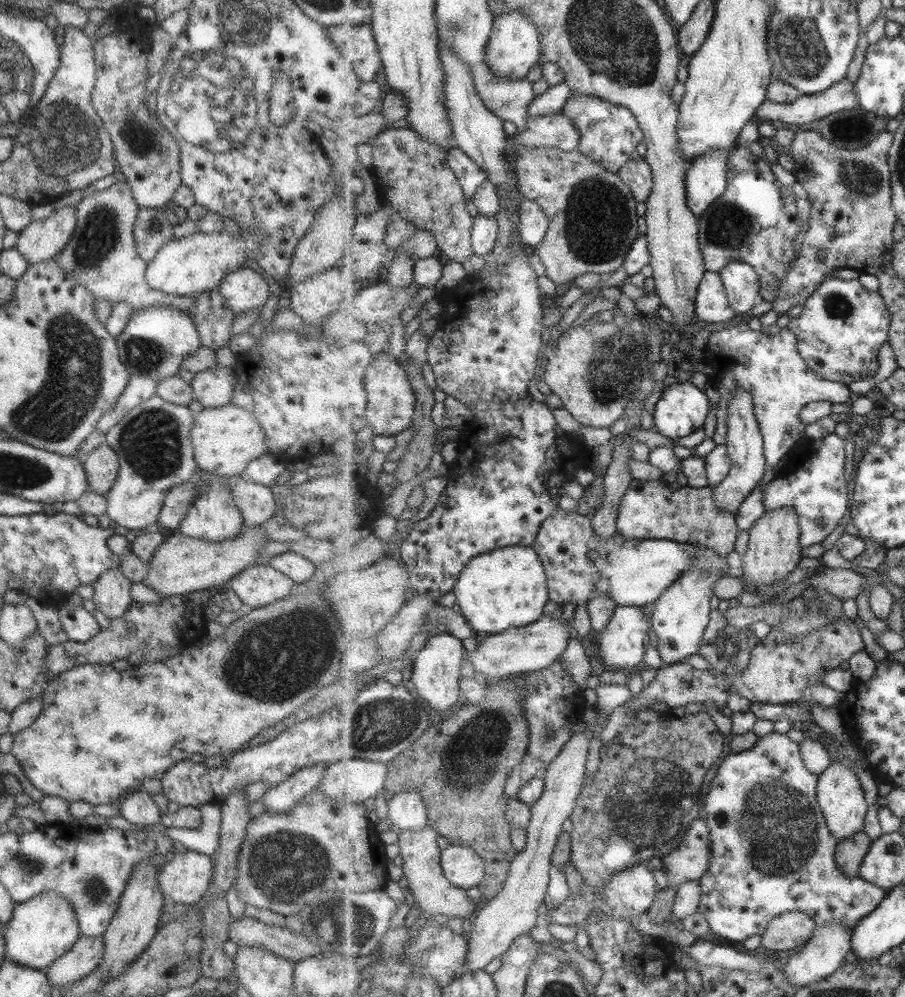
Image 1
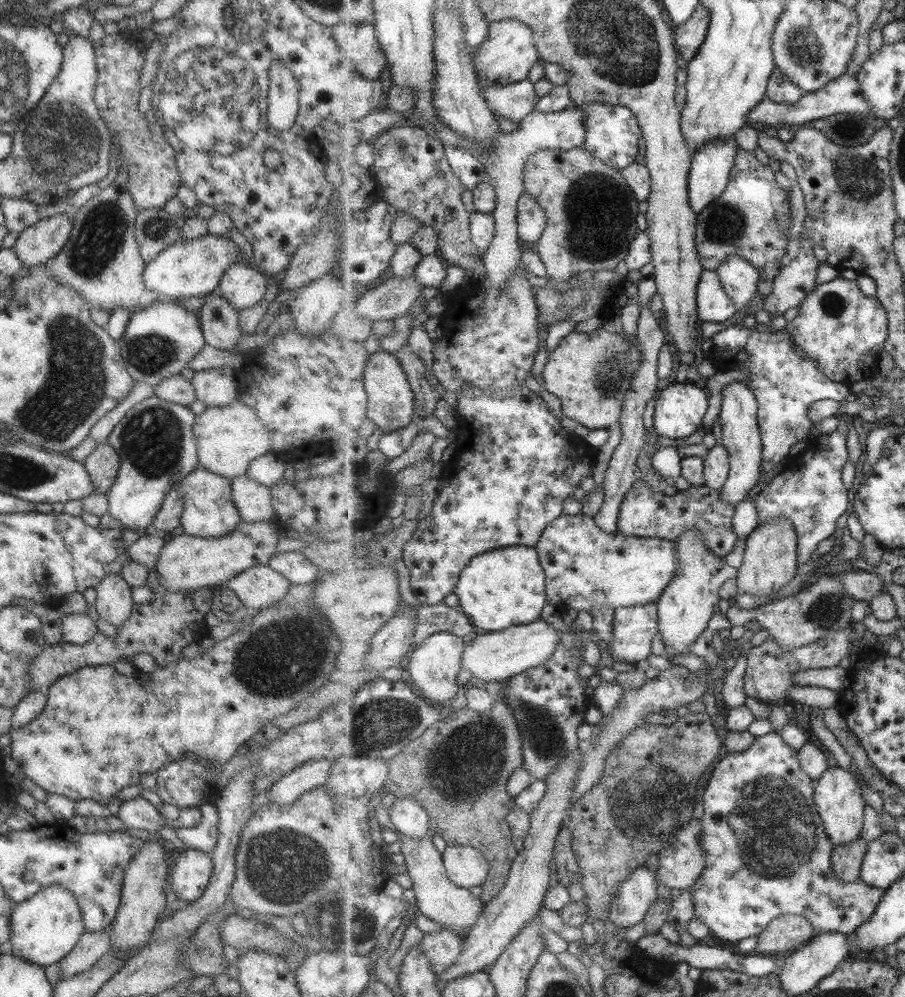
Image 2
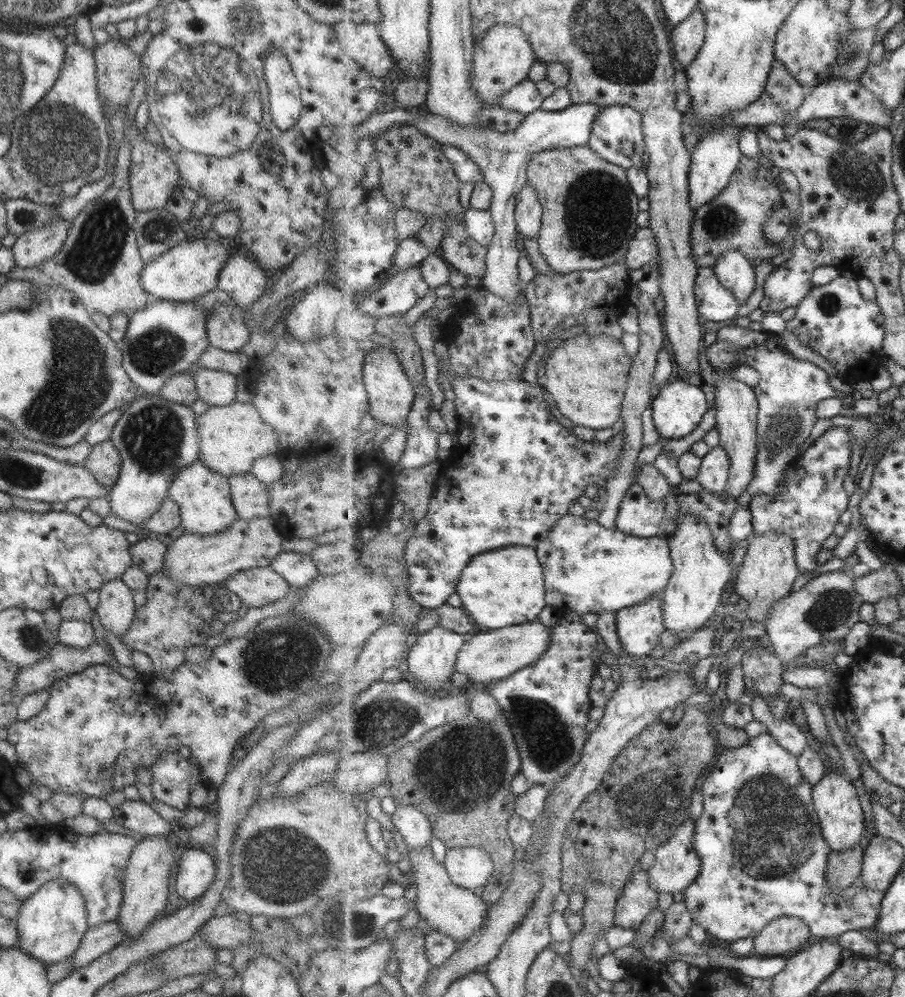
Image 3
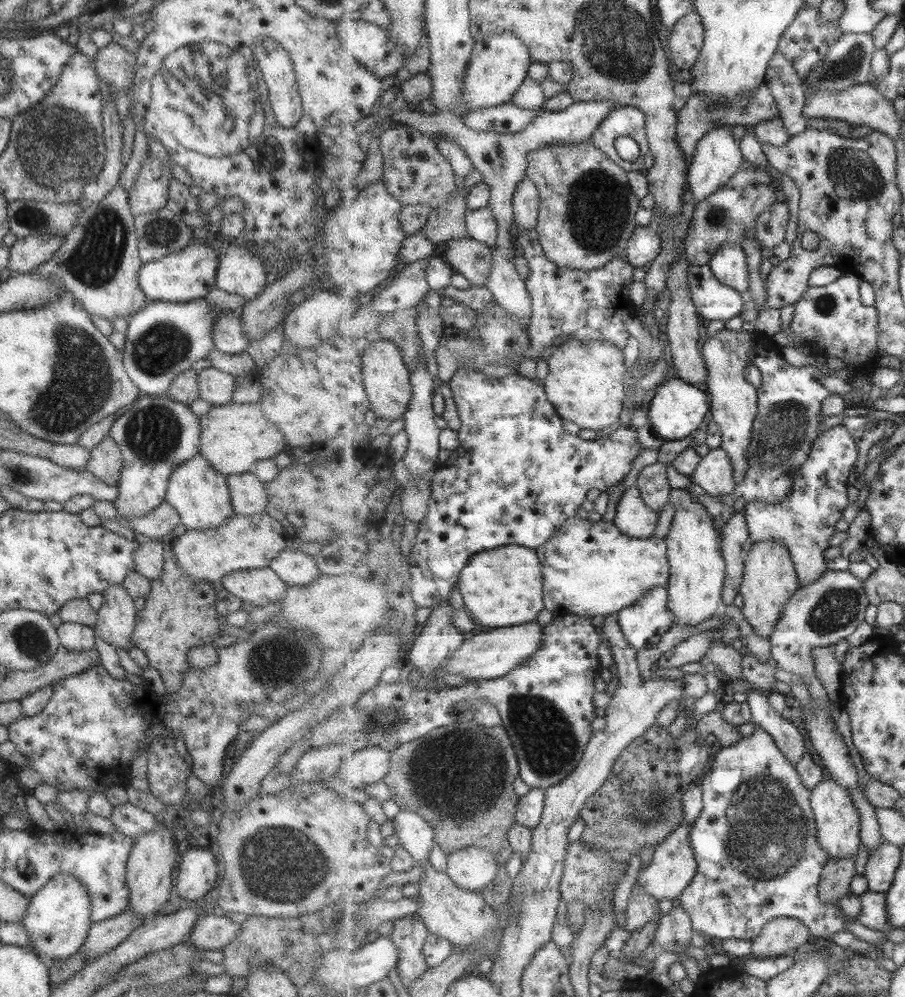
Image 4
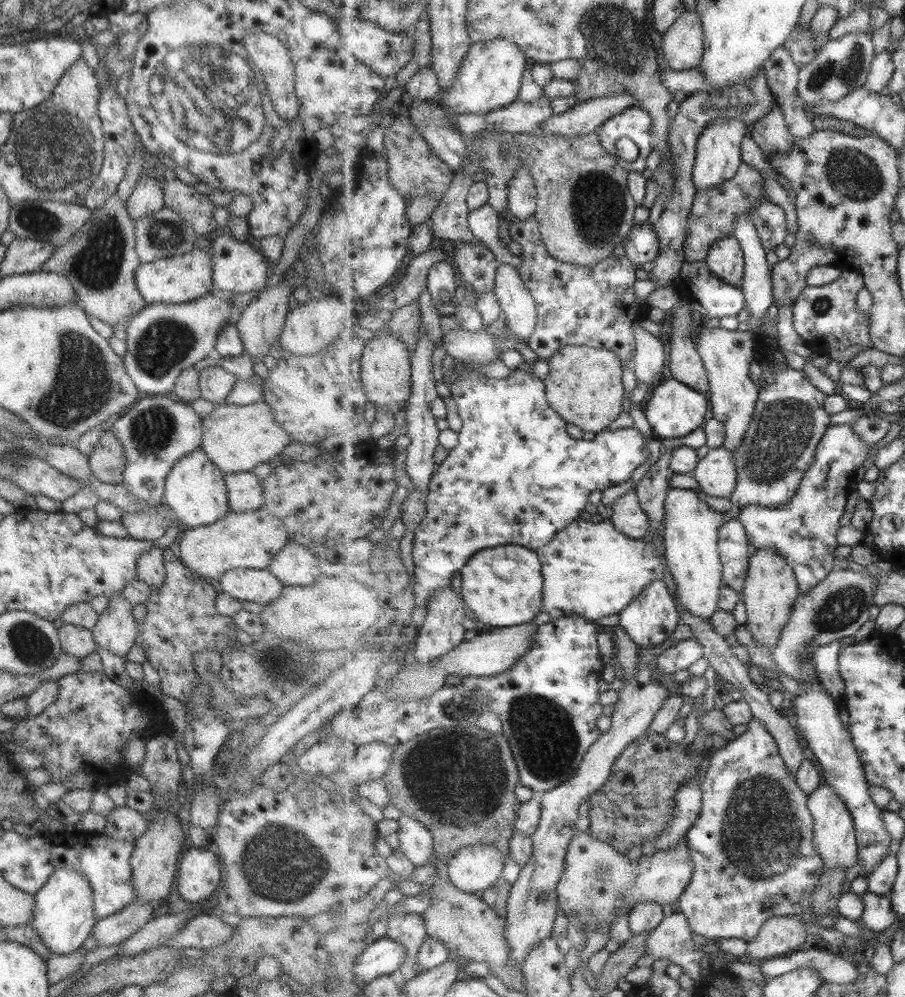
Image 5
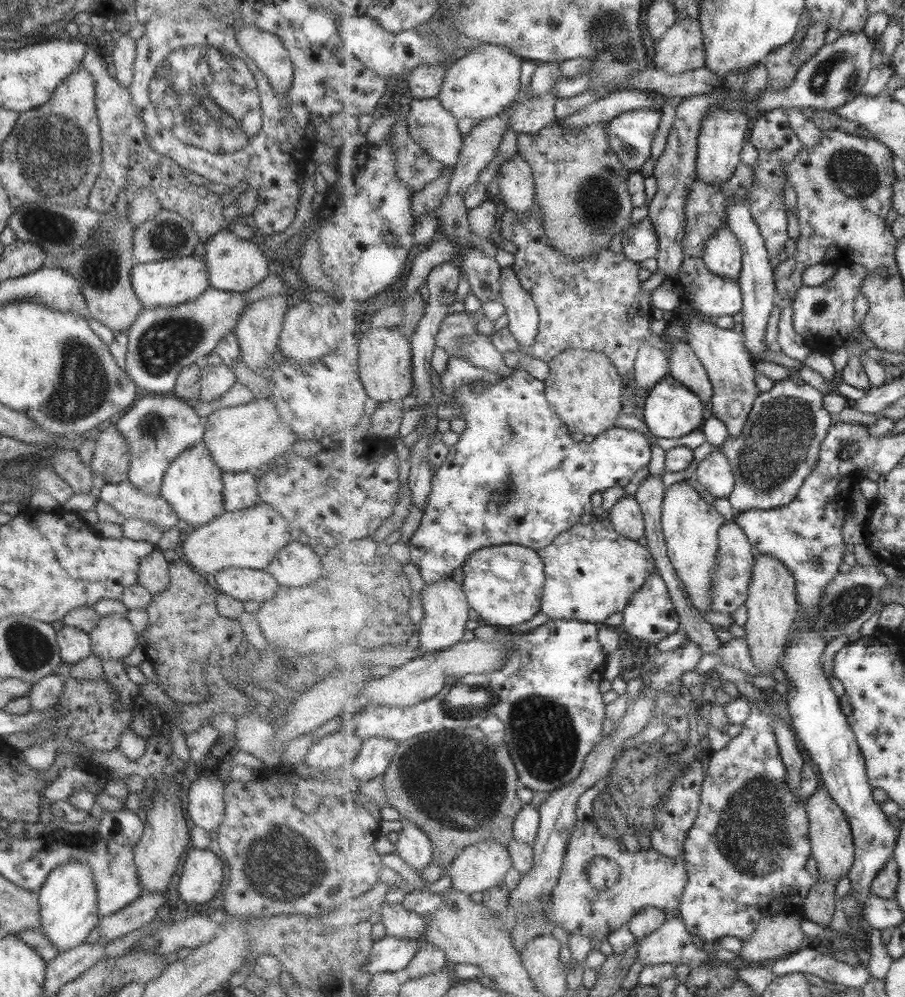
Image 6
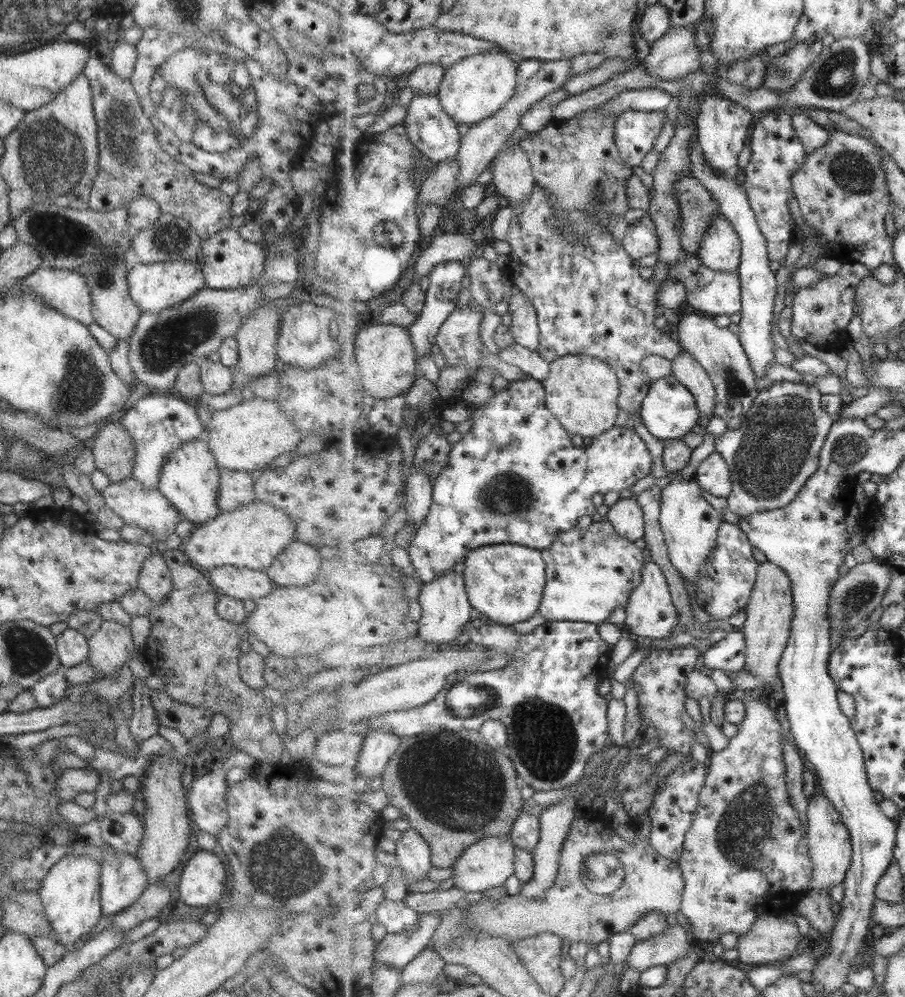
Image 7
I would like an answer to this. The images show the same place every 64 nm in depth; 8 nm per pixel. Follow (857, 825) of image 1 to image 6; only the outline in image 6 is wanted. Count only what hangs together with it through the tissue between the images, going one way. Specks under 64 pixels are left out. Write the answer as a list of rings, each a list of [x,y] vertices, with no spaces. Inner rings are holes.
[[[820,788],[816,794],[810,796],[803,807],[809,815],[809,840],[811,840],[809,844],[817,859],[817,870],[820,872],[819,881],[829,882],[845,878],[855,862],[854,834],[846,814],[825,788]]]

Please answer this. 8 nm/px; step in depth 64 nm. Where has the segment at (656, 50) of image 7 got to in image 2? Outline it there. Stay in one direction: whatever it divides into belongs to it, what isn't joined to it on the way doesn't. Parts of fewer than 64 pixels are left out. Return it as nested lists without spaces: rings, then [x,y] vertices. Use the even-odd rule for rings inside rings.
[[[702,4],[697,7],[695,14],[685,24],[675,29],[675,45],[681,58],[688,64],[697,57],[699,50],[706,42],[710,14]]]

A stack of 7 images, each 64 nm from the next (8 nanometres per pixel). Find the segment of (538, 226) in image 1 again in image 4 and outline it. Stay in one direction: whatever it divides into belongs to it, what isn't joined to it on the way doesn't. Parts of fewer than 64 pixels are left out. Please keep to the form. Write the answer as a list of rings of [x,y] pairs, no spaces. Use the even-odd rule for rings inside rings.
[[[528,176],[521,180],[513,197],[515,226],[522,229],[535,229],[538,225],[541,199],[535,182]]]

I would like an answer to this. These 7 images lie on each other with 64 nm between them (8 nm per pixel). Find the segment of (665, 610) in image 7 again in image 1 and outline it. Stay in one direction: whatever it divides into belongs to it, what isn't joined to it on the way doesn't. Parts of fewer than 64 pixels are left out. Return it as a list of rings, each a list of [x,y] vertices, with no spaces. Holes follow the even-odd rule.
[[[618,606],[615,609],[613,618],[603,632],[599,632],[599,649],[601,662],[605,671],[619,668],[631,668],[641,664],[645,660],[645,654],[649,650],[649,630],[653,629],[653,618],[645,614],[645,610],[637,606]]]

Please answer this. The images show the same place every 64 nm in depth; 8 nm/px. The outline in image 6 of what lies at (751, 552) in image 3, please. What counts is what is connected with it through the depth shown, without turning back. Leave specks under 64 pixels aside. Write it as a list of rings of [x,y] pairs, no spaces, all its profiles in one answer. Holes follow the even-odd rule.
[[[762,555],[755,560],[753,571],[749,600],[745,604],[748,618],[743,627],[747,634],[745,639],[751,646],[751,657],[755,661],[755,667],[761,670],[762,674],[770,676],[775,670],[775,665],[778,666],[795,621],[800,616],[800,600],[795,576],[781,561],[769,555]]]

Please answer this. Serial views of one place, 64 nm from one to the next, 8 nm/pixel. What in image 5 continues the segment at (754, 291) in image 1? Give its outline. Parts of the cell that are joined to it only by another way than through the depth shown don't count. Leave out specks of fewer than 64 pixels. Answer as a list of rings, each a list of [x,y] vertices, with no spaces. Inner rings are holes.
[[[734,234],[715,241],[709,249],[706,261],[715,276],[742,288],[746,259],[742,244]]]

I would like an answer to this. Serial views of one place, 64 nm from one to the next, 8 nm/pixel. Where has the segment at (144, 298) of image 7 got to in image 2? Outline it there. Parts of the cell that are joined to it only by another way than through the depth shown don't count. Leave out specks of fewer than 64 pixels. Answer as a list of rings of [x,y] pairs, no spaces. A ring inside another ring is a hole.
[[[202,235],[194,239],[180,238],[164,248],[146,263],[142,272],[145,288],[159,294],[164,300],[174,301],[217,291],[223,271],[241,259],[237,245],[227,236]]]

